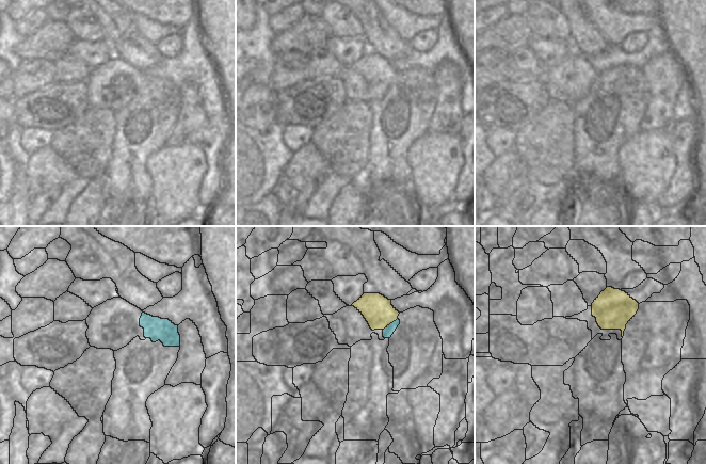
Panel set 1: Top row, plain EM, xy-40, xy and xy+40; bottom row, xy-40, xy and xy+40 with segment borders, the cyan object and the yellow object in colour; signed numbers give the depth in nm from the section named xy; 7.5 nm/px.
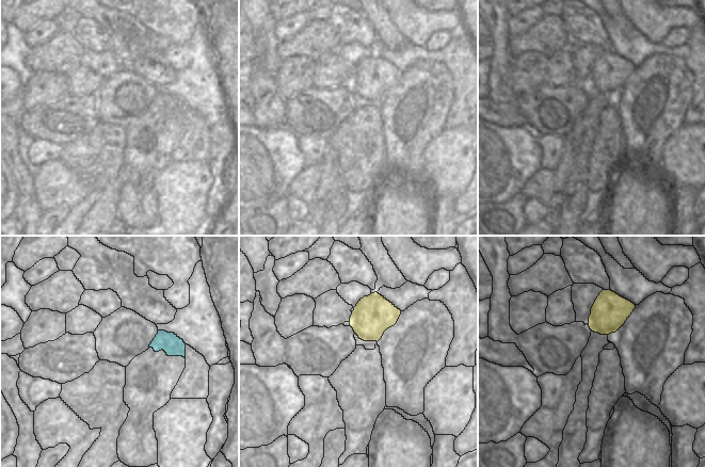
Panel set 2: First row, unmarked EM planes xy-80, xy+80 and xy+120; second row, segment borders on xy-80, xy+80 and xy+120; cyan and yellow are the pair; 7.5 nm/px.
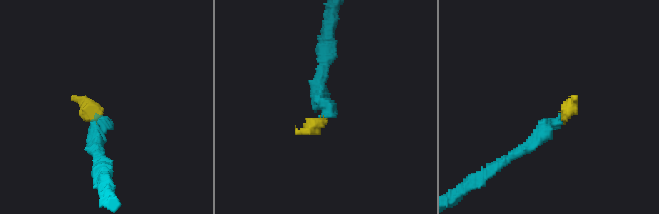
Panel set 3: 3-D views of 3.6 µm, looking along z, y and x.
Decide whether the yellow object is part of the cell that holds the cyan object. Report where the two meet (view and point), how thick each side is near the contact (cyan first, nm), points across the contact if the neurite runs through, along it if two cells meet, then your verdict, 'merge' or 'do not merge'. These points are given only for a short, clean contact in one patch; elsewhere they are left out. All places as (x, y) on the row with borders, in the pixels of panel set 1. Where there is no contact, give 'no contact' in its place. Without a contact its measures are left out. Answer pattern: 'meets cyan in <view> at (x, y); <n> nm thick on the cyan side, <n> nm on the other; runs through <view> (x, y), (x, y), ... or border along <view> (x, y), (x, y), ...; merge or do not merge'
meets cyan in xy at (390, 323); 80 nm thick on the cyan side, 220 nm on the other; runs through xy (387, 332), (390, 323), (378, 310); merge

